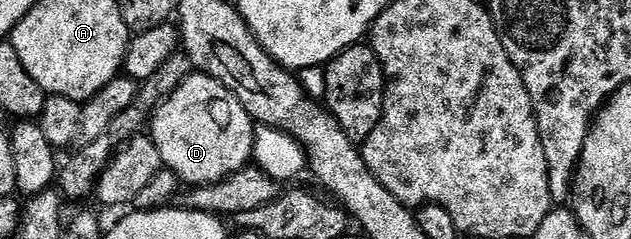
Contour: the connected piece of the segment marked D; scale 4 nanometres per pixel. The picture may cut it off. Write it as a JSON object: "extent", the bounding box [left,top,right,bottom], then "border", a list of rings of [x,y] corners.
{"extent":[151,73,255,187],"border":[[[194,73],[163,100],[161,106],[151,116],[151,138],[159,149],[162,164],[177,176],[182,184],[193,187],[206,187],[209,183],[218,183],[242,171],[253,159],[253,141],[255,138],[255,120],[246,113],[239,100],[233,98],[218,79],[209,75]]]}

